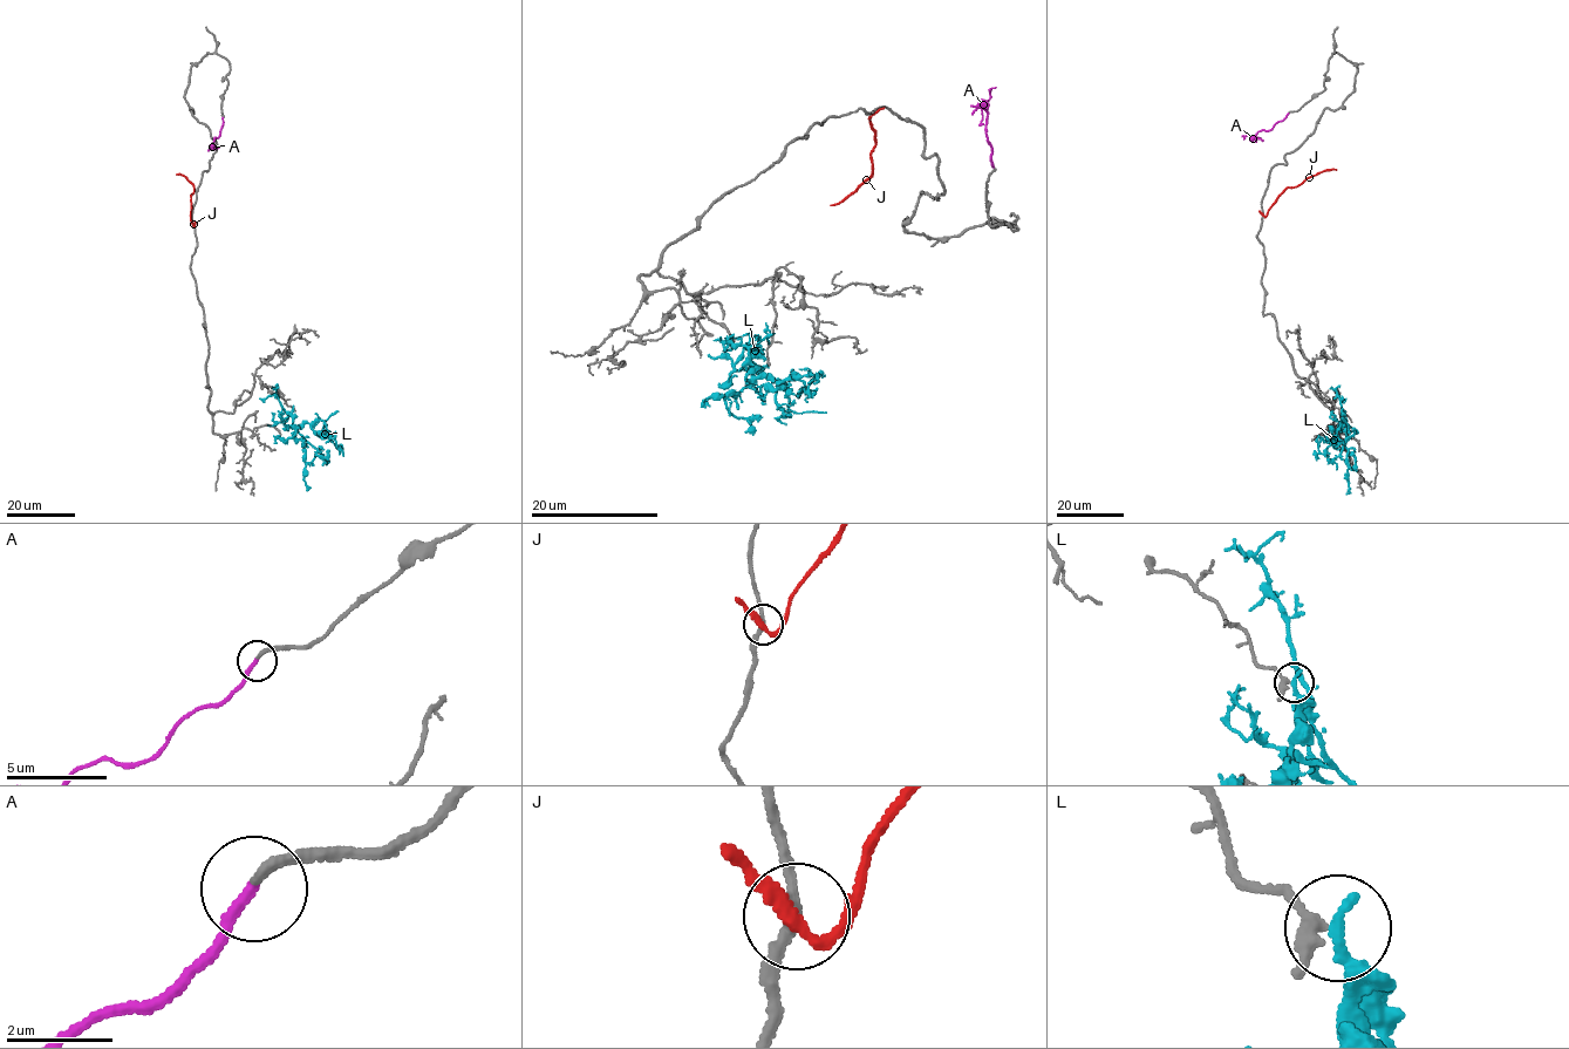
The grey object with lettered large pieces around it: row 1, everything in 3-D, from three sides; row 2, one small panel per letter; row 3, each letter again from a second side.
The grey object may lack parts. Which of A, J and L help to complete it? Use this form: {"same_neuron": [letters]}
{"same_neuron": ["A"]}

